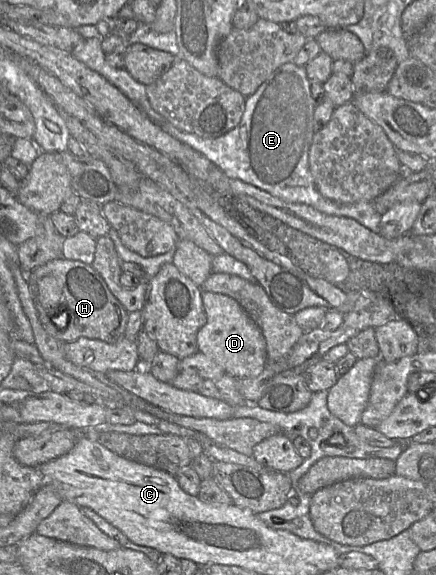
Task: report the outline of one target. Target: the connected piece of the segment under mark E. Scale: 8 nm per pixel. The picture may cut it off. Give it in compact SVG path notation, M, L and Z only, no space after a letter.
M102 37L84 39L71 53L78 61L121 90L162 130L202 153L228 177L251 184L283 201L306 204L327 215L354 219L379 234L382 215L376 211L372 202L338 204L323 197L316 188L309 168L309 149L315 134L316 104L311 96L311 81L305 67L298 67L293 62L278 67L254 94L246 97L242 119L234 129L217 138L205 139L182 131L158 113L149 101L146 85L135 80L126 68L114 68L106 62L101 41Z

